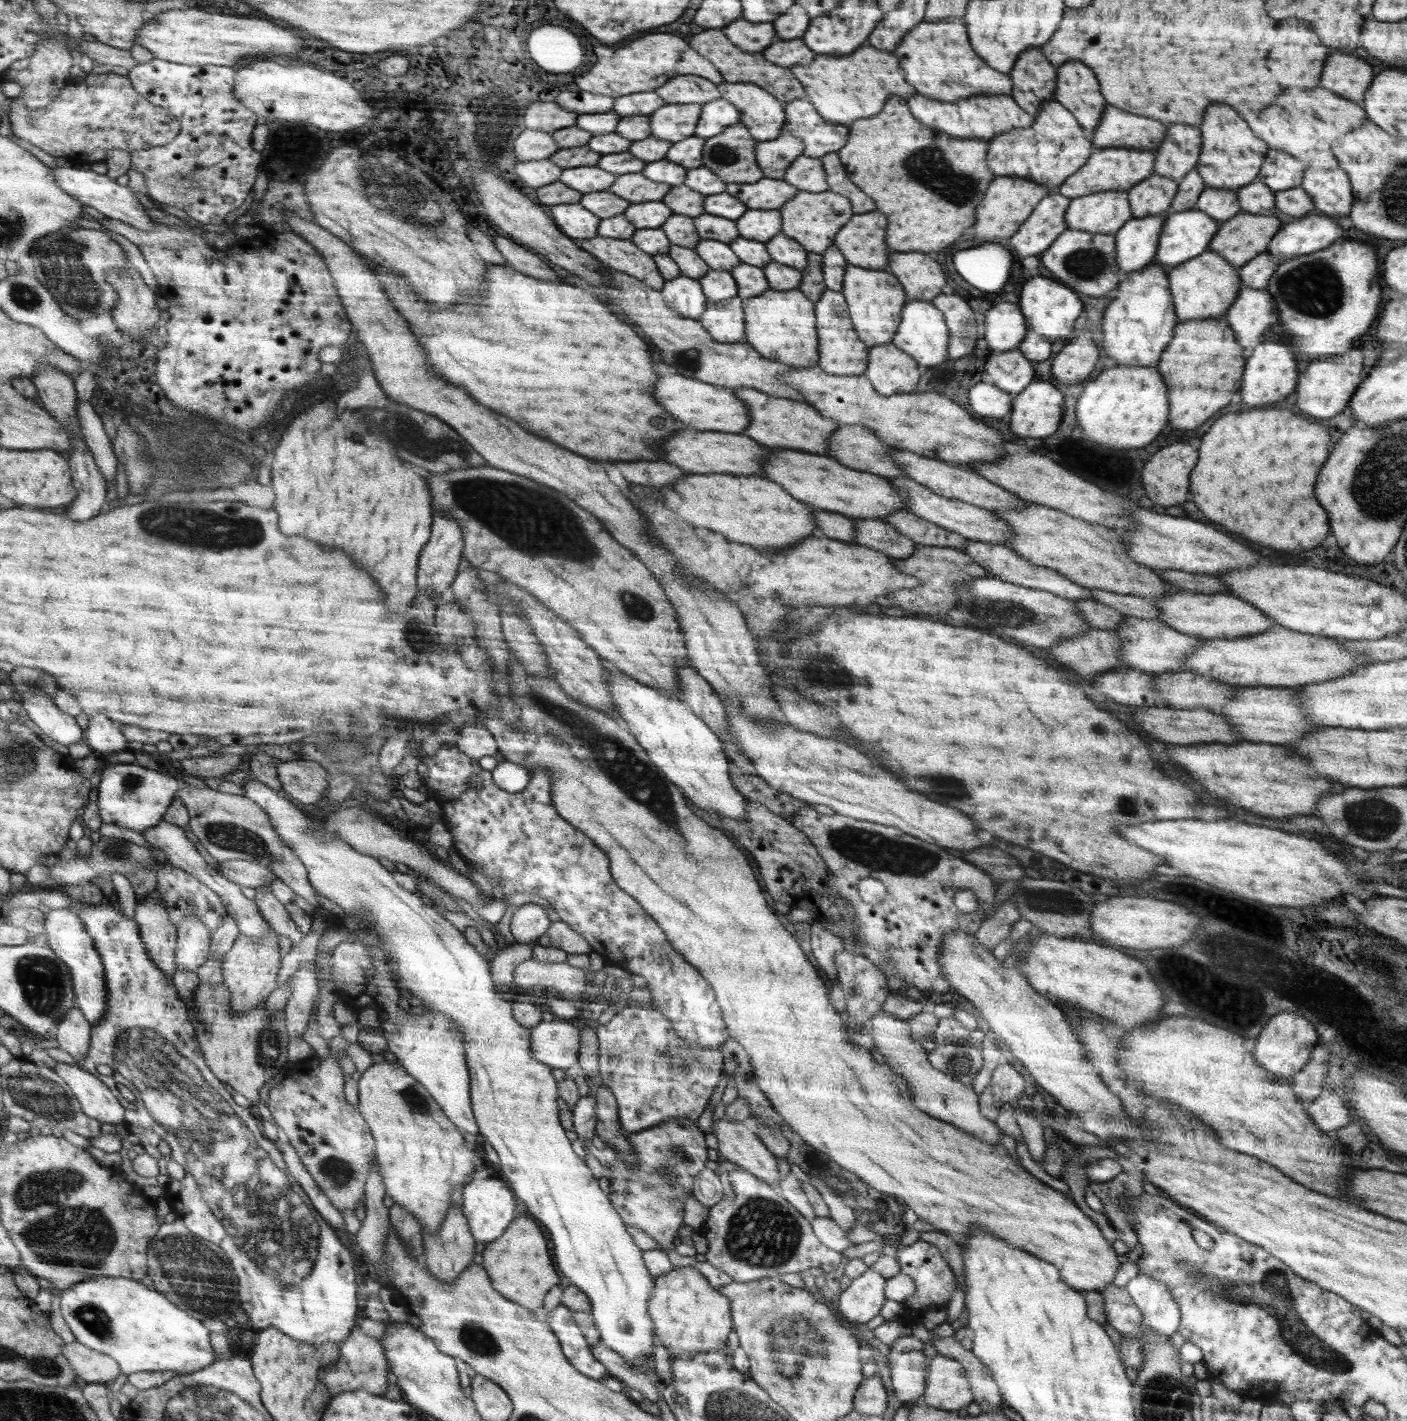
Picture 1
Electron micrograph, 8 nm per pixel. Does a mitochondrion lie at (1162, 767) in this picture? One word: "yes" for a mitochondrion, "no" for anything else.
no

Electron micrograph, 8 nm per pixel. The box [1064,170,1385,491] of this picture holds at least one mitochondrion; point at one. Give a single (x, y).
(1314, 287)

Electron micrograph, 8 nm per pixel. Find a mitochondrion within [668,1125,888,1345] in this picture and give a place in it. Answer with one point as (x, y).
(760, 1233)

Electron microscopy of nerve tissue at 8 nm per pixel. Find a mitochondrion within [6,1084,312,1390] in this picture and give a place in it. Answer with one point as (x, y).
(59, 1232)

